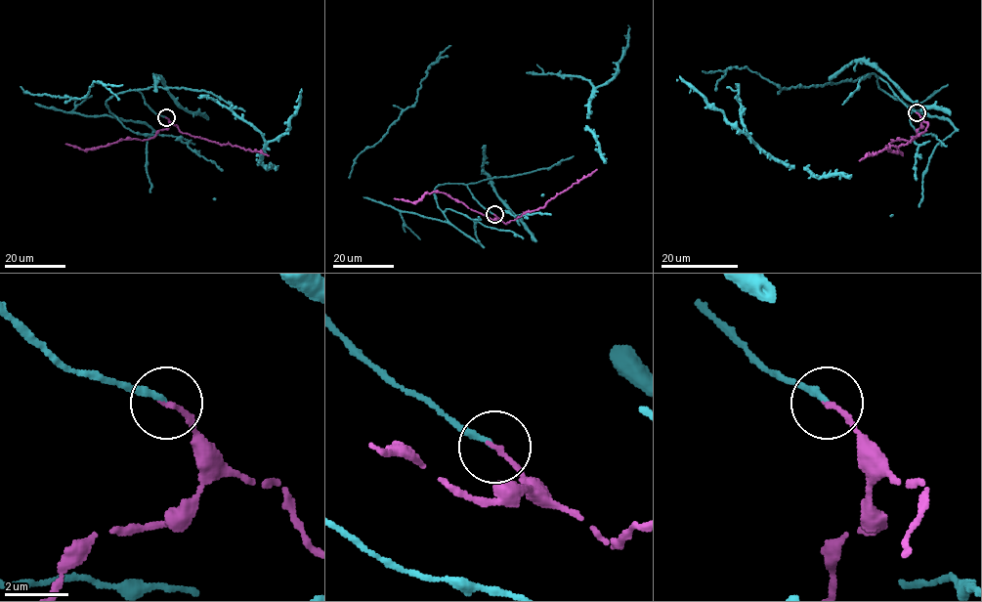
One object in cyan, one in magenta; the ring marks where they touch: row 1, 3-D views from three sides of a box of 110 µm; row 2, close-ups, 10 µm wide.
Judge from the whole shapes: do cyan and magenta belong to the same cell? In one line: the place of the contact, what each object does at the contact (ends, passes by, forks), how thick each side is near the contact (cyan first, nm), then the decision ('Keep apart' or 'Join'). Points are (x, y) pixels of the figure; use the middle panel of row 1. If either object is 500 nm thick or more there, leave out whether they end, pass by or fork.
Place: (494, 214). At the ring cyan ends. At the ring magenta ends. Thickness 180 nm (cyan) against 140 nm. Join

